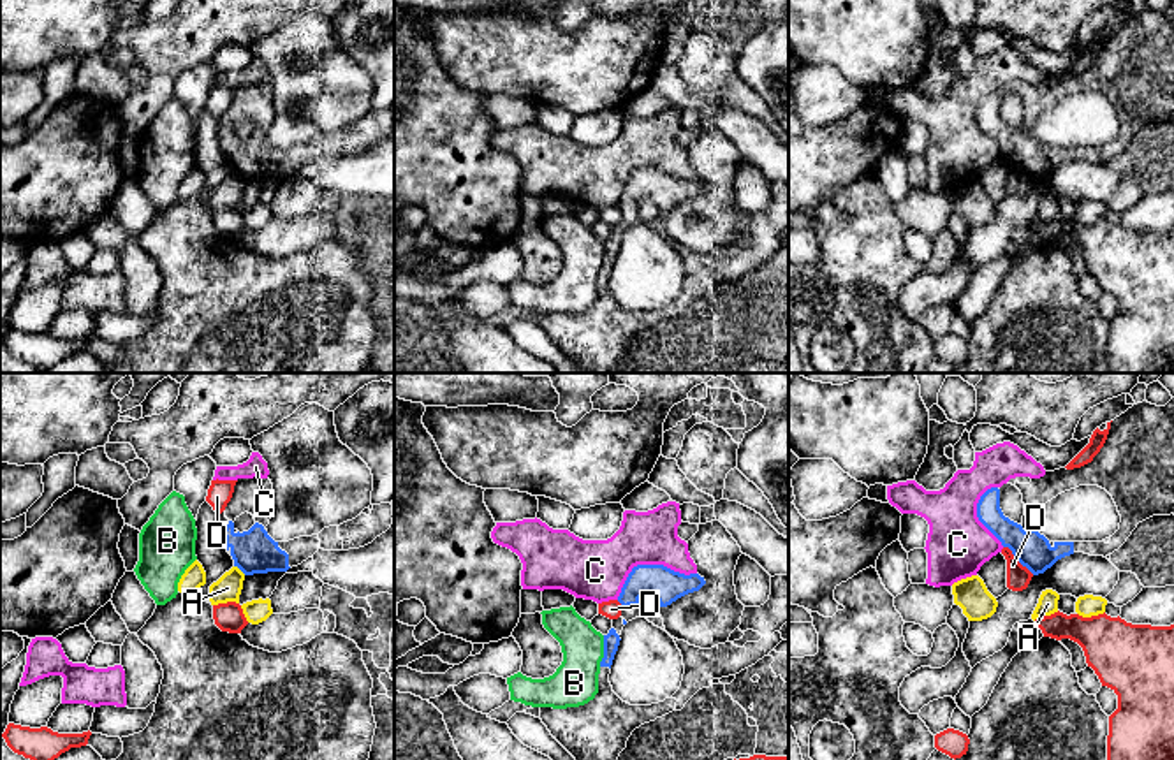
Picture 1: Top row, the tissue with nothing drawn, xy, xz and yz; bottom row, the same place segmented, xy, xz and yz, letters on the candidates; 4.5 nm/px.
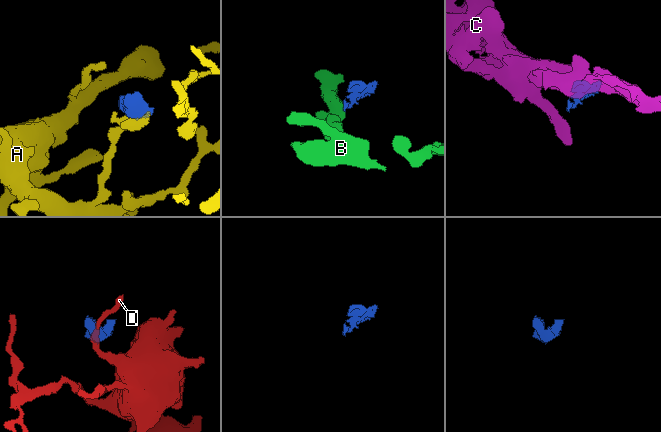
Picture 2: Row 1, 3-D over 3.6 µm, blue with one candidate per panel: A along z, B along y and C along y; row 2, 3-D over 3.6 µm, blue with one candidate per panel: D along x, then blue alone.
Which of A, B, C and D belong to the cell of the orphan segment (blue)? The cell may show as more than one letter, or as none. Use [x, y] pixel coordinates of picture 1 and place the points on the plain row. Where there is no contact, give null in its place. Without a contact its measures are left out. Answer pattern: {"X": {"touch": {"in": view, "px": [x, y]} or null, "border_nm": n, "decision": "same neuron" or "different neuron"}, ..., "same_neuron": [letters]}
{"A": {"touch": {"in": "xy", "px": [240, 175]}, "border_nm": 70, "decision": "different neuron"}, "B": {"touch": {"in": "xz", "px": [604, 257]}, "border_nm": 150, "decision": "different neuron"}, "C": {"touch": {"in": "xz", "px": [648, 171]}, "border_nm": 380, "decision": "different neuron"}, "D": {"touch": {"in": "yz", "px": [1018, 166]}, "border_nm": 190, "decision": "different neuron"}, "same_neuron": []}

